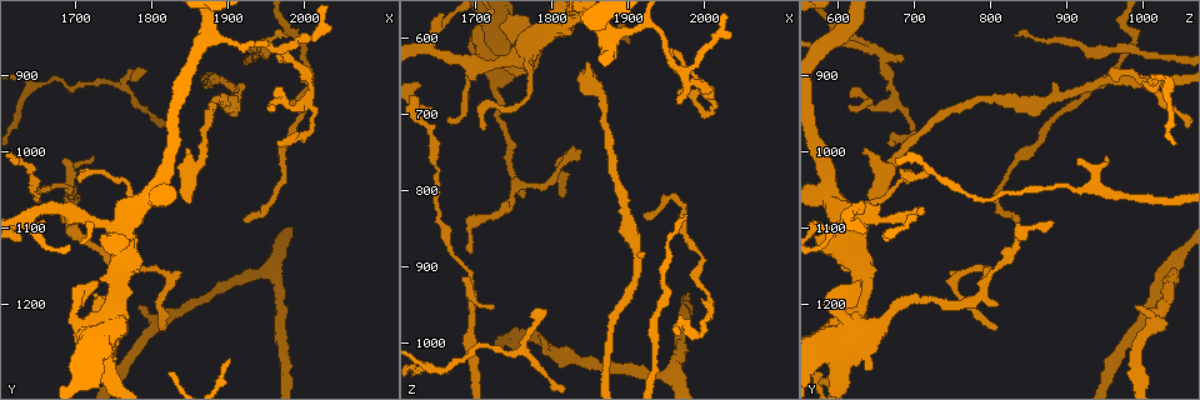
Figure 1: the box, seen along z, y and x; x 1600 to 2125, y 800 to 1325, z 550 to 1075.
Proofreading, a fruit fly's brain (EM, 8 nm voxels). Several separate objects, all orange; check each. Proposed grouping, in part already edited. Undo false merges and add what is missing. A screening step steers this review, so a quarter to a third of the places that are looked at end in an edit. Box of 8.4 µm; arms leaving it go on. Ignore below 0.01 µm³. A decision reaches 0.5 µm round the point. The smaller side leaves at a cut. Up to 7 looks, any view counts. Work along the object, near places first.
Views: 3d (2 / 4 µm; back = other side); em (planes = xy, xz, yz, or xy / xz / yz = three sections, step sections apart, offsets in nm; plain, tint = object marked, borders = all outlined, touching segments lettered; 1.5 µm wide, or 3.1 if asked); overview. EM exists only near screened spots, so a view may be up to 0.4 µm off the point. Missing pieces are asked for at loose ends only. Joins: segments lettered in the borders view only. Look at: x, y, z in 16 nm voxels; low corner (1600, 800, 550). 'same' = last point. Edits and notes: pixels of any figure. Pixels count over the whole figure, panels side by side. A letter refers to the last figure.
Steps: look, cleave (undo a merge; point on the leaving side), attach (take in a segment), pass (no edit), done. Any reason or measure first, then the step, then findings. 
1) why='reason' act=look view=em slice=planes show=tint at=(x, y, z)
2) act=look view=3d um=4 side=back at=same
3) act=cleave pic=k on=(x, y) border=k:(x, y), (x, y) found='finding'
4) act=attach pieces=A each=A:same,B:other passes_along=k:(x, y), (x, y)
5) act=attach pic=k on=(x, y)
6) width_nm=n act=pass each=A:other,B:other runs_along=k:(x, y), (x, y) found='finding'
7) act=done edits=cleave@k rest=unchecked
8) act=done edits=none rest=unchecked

why='an open end' act=look view=3d um=4 at=(1785, 1205, 985)

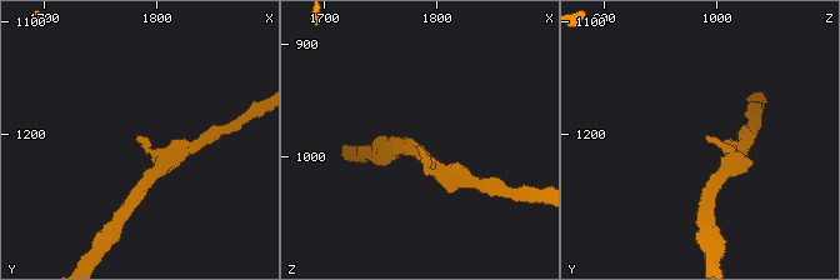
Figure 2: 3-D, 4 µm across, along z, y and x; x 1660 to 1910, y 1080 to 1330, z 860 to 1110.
why='need the tissue' act=look view=em slice=xz step=8 show=borders at=(1786, 1204, 990)

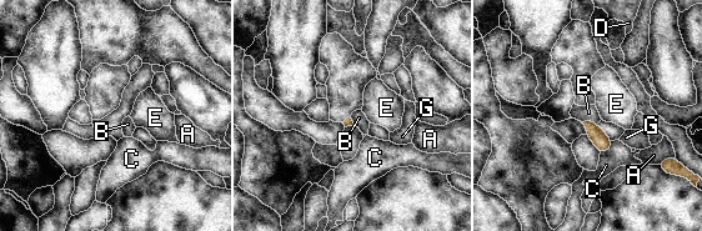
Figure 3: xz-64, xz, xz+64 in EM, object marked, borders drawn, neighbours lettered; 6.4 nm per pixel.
act=look view=em slice=yz step=8 show=borders at=same

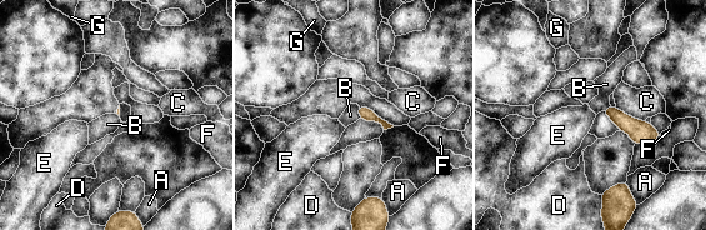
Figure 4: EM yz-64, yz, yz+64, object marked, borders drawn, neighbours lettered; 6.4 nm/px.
act=pass each=A:other,B:other,C:other,D:other,E:other,F:other,G:other found='none of them fits'

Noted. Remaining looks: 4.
why='long arm stops here' act=look view=3d um=4 at=(1710, 1025, 720)

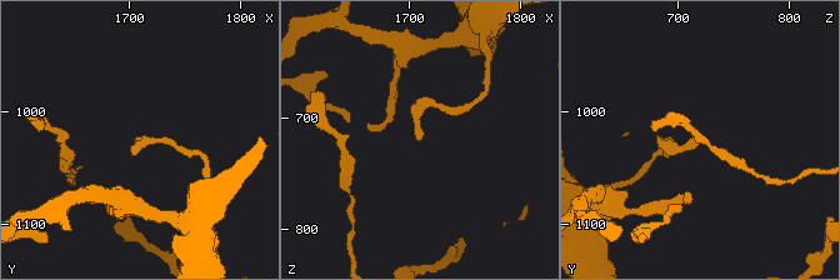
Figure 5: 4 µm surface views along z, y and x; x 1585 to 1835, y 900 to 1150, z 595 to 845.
why='now the EM' act=look view=em slice=yz step=8 show=tint at=(1712, 1024, 718)

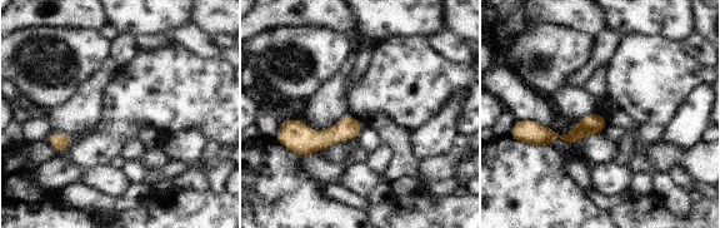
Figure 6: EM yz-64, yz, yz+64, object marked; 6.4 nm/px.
why='cut it another way' act=look view=em slice=planes show=borders at=same

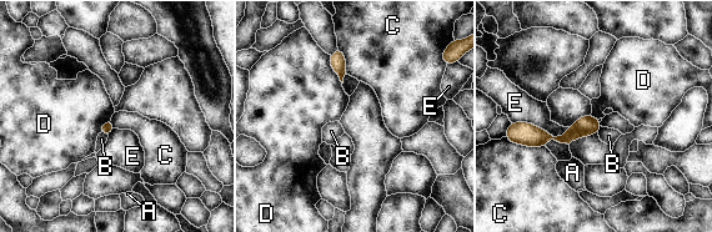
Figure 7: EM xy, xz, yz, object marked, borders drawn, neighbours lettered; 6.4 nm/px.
width_nm=80 act=pass each=A:other,B:other,C:other,D:other,E:other runs_along=7:(597, 124), (566, 139), (520, 126) found='none of them fits'

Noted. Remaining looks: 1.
act=look view=em slice=planes show=borders at=(1970, 865, 645)

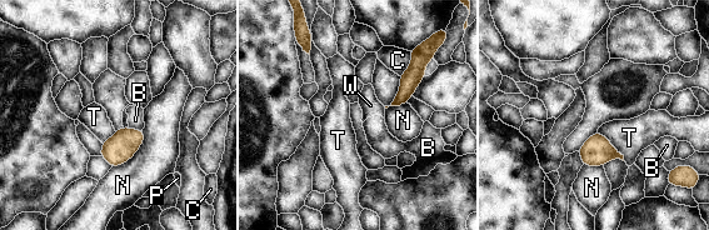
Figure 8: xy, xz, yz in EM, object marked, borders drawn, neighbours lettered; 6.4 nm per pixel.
act=pass each=B:other,C:other,N:other,P:other,T:other,W:other border=8:(597, 131), (609, 141), (624, 160) found='all the same cell'

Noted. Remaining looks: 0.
act=done edits=none rest=unchecked

